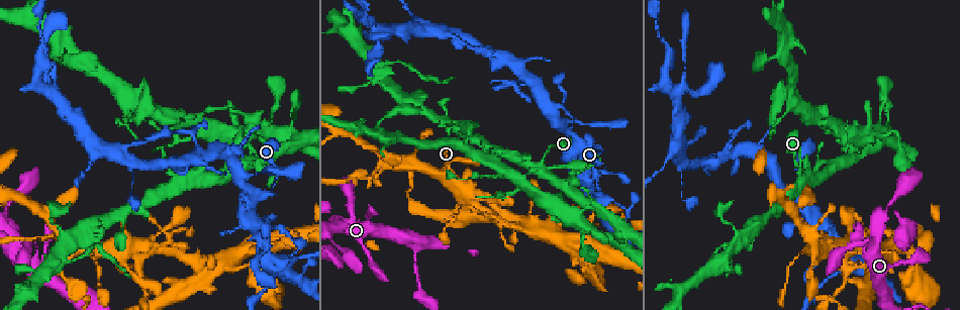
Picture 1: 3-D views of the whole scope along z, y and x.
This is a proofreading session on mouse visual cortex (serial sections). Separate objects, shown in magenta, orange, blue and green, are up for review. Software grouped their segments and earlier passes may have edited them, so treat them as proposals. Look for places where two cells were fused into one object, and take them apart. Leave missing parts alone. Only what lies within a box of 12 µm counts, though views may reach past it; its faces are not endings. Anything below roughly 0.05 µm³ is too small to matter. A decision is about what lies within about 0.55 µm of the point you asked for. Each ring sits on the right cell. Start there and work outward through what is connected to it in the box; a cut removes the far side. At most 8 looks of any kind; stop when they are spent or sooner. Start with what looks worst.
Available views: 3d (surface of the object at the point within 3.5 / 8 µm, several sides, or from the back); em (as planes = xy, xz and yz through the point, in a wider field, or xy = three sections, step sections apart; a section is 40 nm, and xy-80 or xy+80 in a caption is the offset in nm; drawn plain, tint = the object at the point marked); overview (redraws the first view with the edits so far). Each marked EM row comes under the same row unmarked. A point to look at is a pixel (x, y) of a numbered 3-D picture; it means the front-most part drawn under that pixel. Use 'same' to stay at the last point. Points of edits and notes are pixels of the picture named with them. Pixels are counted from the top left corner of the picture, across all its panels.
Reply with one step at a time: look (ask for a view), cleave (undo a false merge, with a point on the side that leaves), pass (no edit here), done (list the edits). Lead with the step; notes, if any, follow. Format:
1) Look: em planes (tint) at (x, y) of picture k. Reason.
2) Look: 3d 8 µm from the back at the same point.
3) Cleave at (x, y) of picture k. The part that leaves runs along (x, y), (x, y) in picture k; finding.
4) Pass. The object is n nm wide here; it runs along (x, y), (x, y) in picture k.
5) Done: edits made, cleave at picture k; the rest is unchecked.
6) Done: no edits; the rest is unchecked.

Look: 3d 3.5 µm from the back at (776, 196) of picture 1. Four or more arms meet.

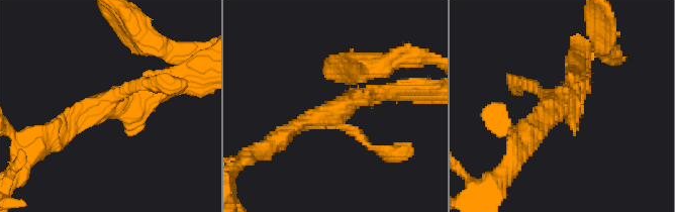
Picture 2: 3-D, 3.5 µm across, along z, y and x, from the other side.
Look: em xy step 3 (tint) at (110, 107) of picture 2. 4 arms meet here; the arms are 100, 150, 250, 250 nm wide.

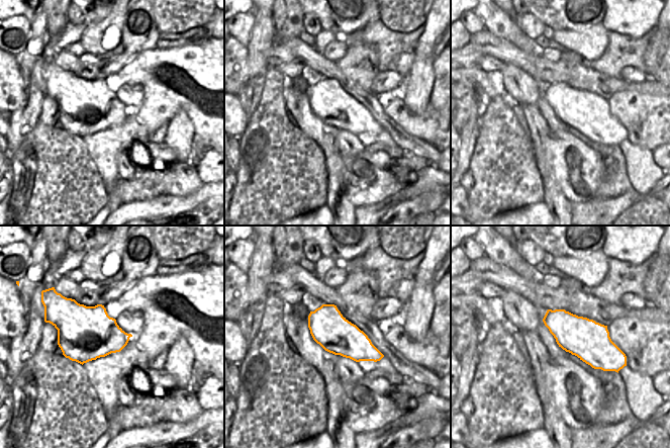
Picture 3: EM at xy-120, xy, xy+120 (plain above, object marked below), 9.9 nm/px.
Pass. It runs along (282, 135), (359, 94) in picture 2; one cell here.

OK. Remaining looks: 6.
Look: 3d 3.5 µm at (683, 155) of picture 1. Calibre changes.

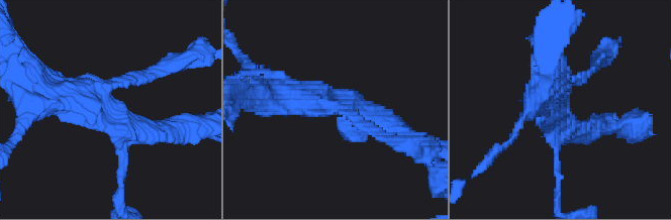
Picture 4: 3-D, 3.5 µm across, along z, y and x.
Look: em xy step 3 (tint) at (108, 113) of picture 4.

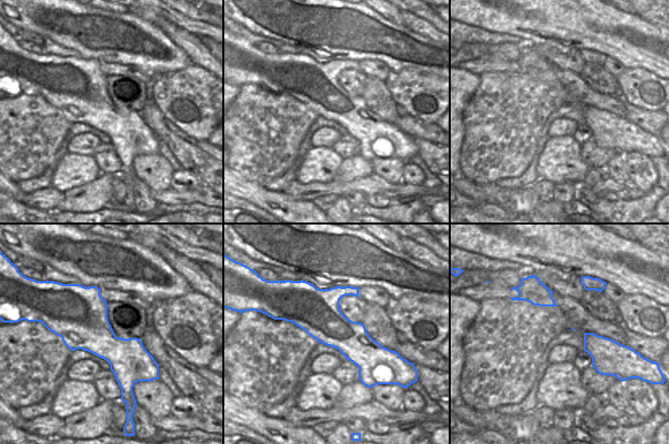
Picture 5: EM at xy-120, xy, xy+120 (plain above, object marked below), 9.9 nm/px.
Pass. 4 arms meet here; it runs along (167, 130), (45, 93) in picture 4; one cell here.

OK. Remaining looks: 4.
Look: 3d 3.5 µm at (194, 138) of picture 1. Sudden change in width.

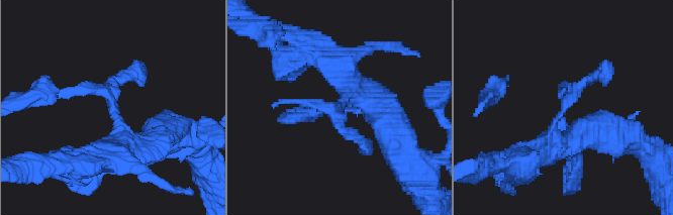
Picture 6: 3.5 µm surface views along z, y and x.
Look: em xy step 3 (tint) at (570, 102) of picture 6.

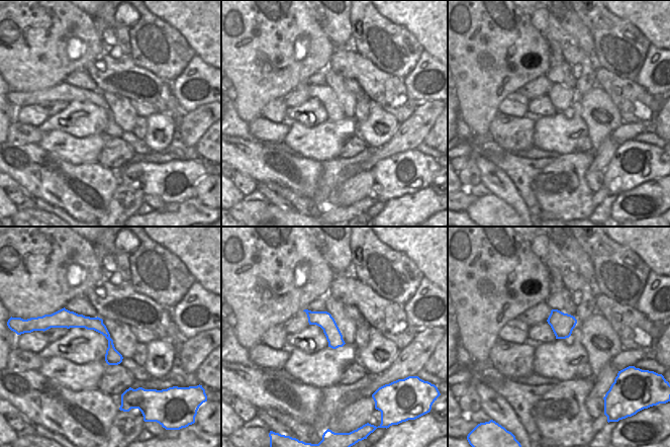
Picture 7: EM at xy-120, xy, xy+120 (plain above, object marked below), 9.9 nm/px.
Pass. The object is 160 nm wide here; it runs along (559, 147), (559, 113), (597, 73), (605, 82) in picture 6; continuous, no second cell.

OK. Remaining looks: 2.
Done: no edits; the rest is unchecked.

